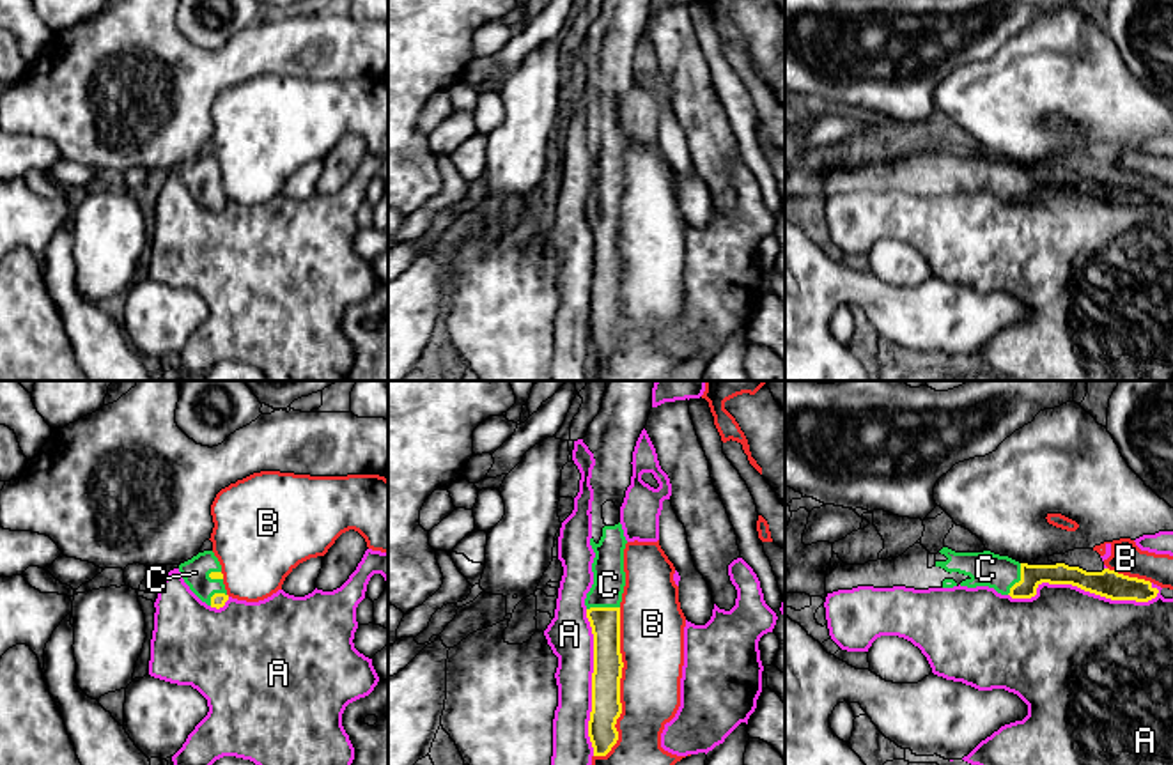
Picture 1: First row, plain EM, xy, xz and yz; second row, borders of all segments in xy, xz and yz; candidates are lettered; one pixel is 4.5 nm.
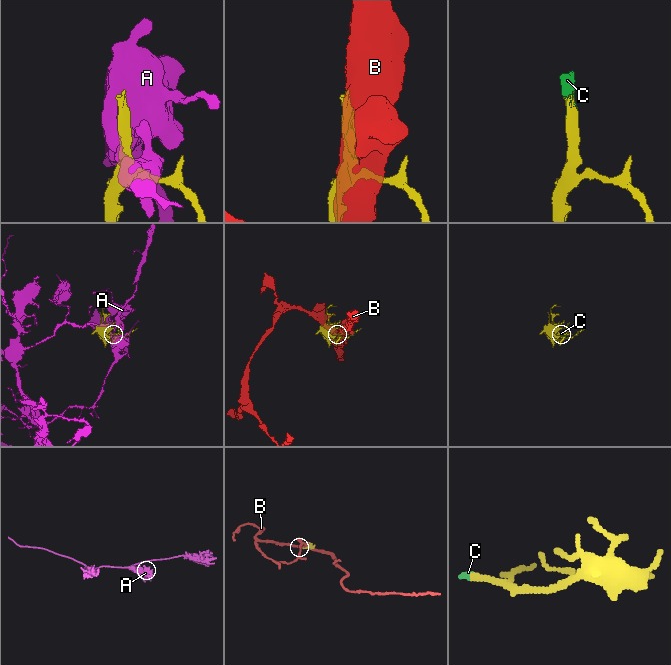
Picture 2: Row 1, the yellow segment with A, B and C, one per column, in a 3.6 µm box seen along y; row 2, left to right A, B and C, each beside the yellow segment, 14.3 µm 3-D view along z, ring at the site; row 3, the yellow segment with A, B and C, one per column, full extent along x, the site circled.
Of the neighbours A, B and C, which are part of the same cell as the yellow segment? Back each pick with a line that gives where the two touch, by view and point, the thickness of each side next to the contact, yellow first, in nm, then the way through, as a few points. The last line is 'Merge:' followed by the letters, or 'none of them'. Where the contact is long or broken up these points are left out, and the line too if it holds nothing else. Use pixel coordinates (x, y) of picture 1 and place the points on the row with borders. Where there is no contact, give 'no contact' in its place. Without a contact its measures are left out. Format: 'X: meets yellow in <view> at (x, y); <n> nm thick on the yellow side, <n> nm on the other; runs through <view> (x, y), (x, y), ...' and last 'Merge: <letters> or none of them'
C: meets yellow in xz at (603, 608); 140 nm thick on the yellow side, 140 nm on the other
Merge: C

